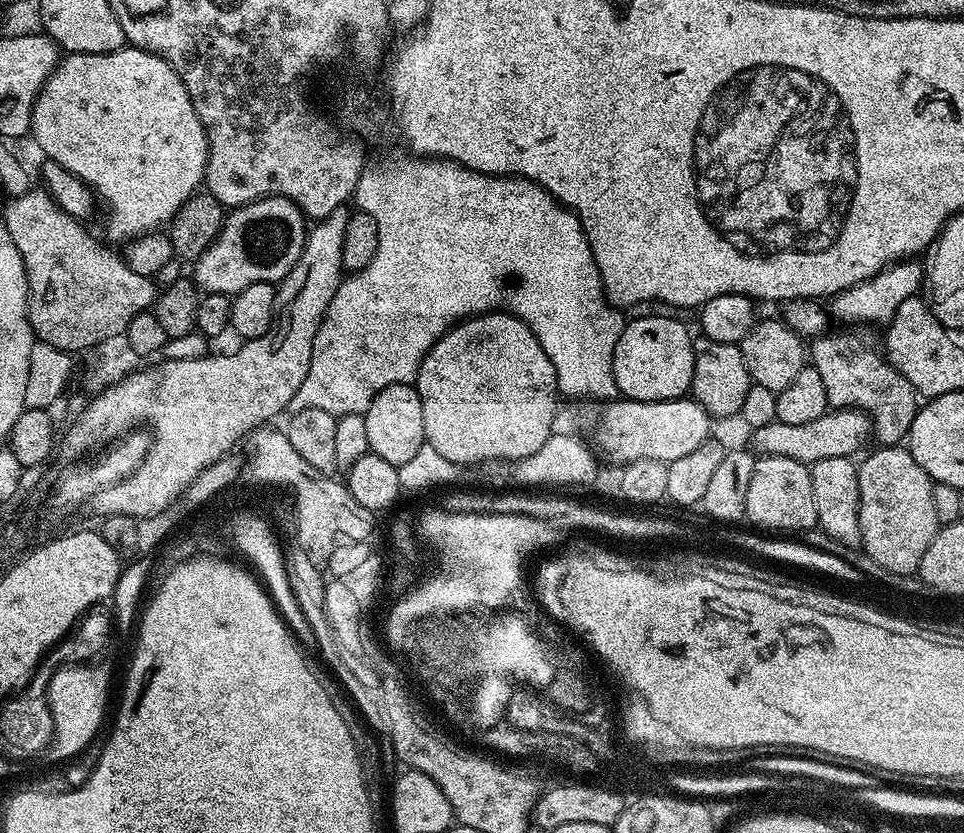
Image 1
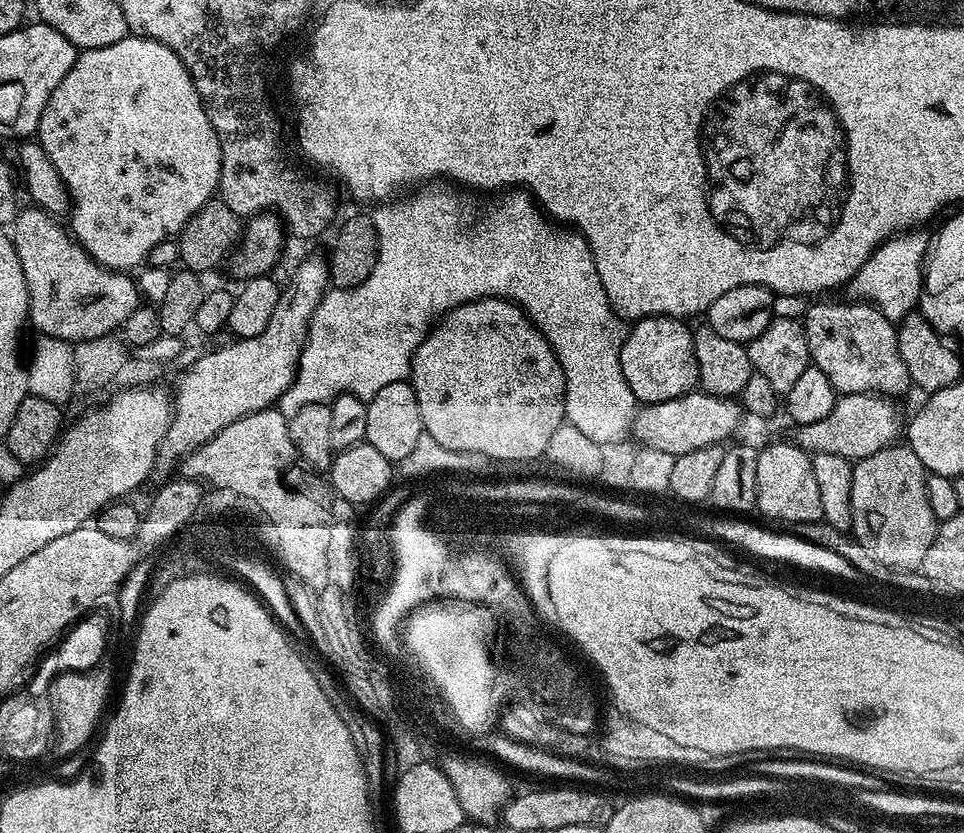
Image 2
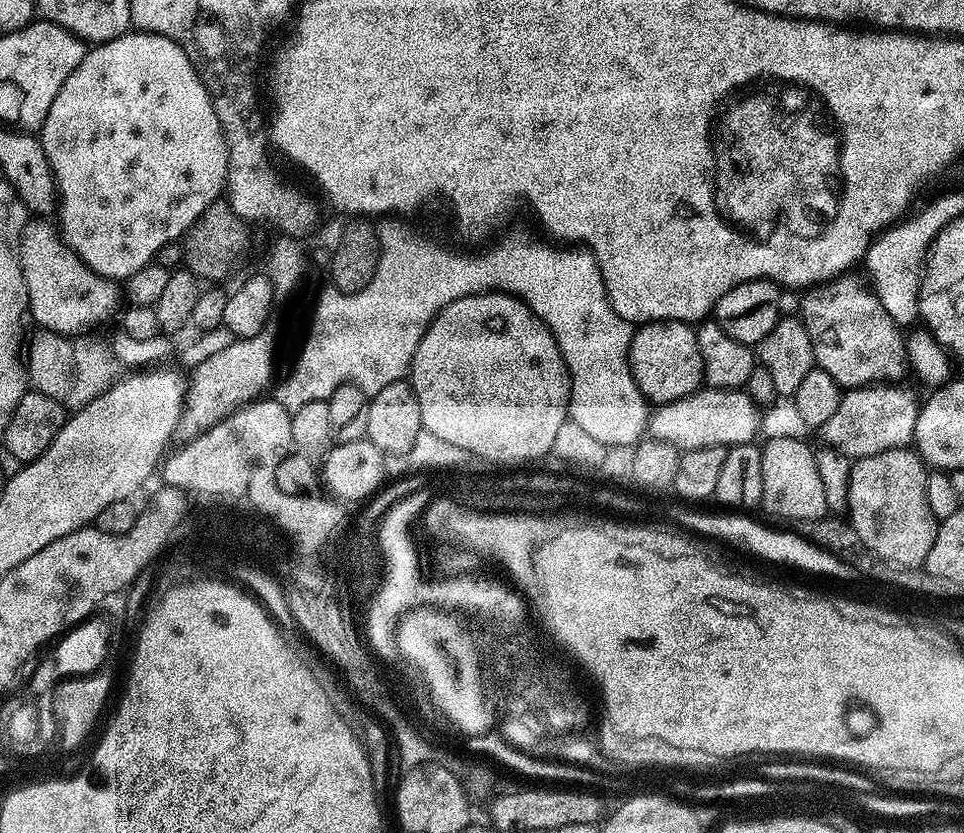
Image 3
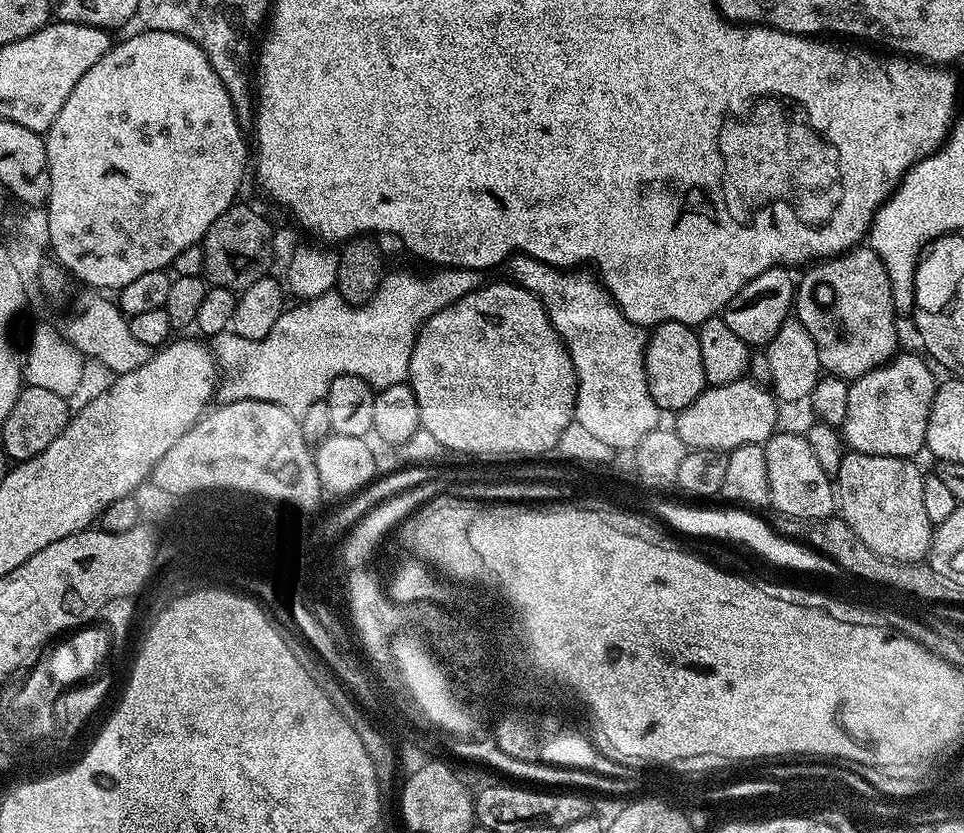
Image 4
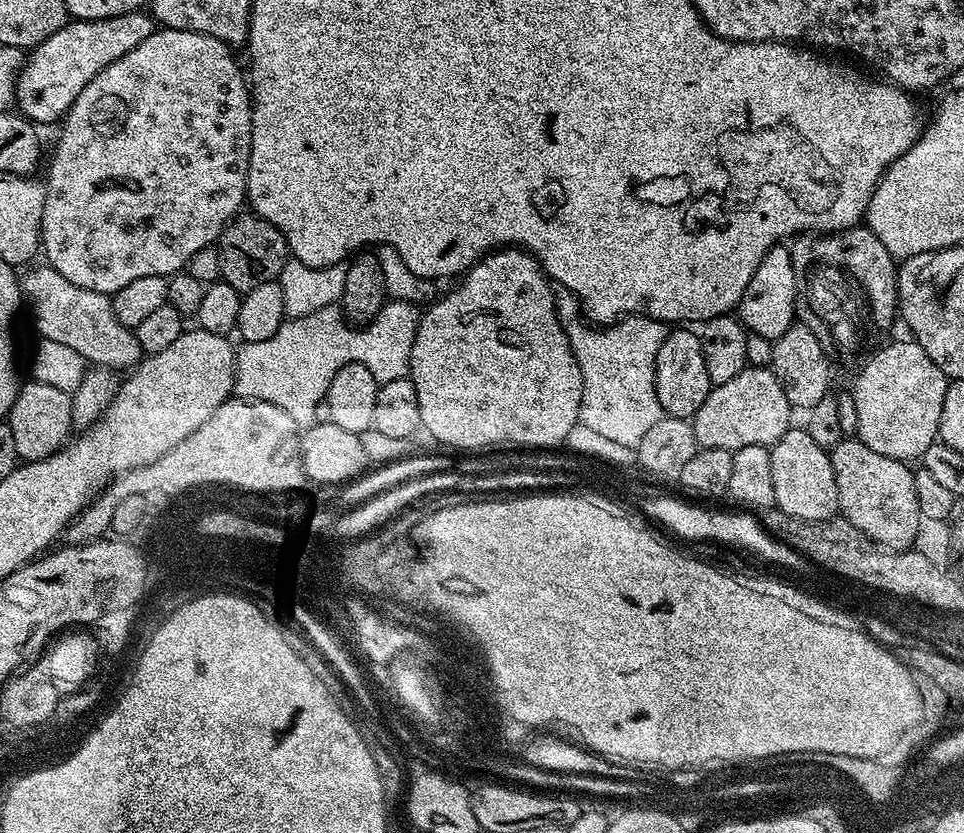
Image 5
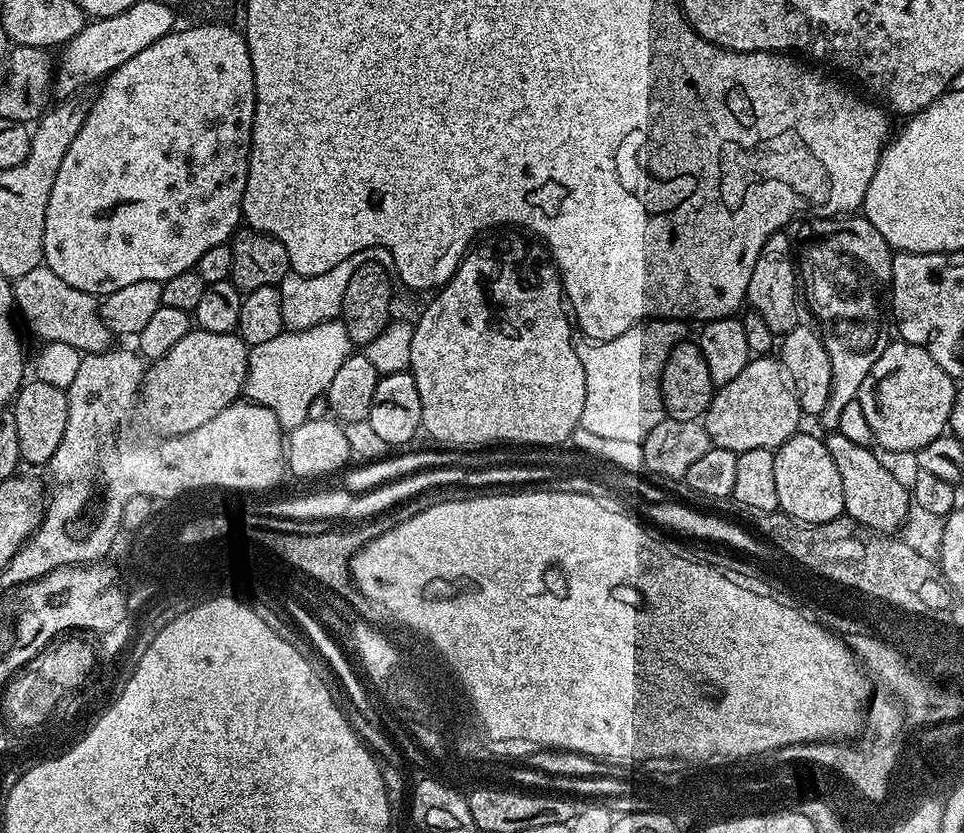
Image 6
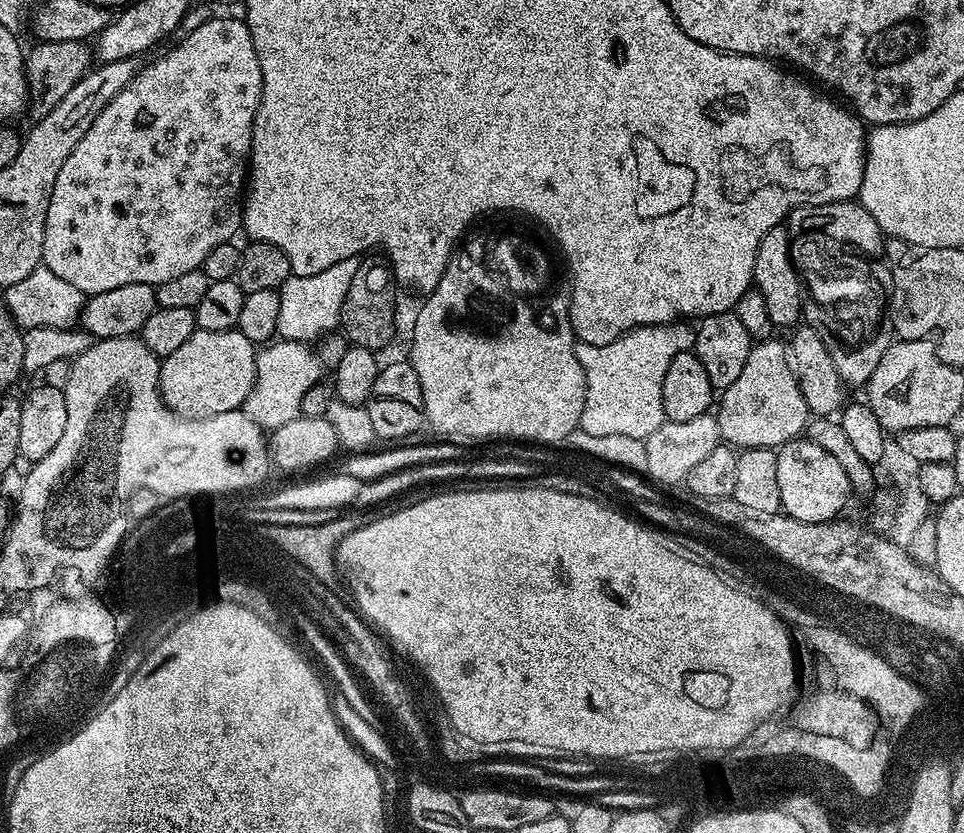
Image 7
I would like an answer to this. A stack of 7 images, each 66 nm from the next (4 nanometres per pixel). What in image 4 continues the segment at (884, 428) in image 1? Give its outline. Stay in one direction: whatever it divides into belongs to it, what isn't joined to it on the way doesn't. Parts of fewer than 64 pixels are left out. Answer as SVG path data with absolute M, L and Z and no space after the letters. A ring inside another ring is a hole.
M857 246L841 252L839 256L830 256L803 269L804 277L799 277L794 288L795 319L810 330L810 338L814 338L814 346L818 346L818 358L821 369L827 375L839 376L849 382L865 376L870 370L881 368L893 356L896 348L896 319L898 313L892 301L890 278L886 274L886 266L882 266L882 258L870 246ZM816 284L825 284L832 291L832 305L823 308L816 301Z

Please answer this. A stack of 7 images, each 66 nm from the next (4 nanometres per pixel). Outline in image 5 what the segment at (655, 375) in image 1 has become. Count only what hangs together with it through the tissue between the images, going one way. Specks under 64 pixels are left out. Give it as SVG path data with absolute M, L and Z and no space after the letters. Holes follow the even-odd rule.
M676 326L669 331L656 355L656 397L664 416L691 421L698 406L706 402L714 385L706 374L706 358L702 358L702 342L688 326Z

